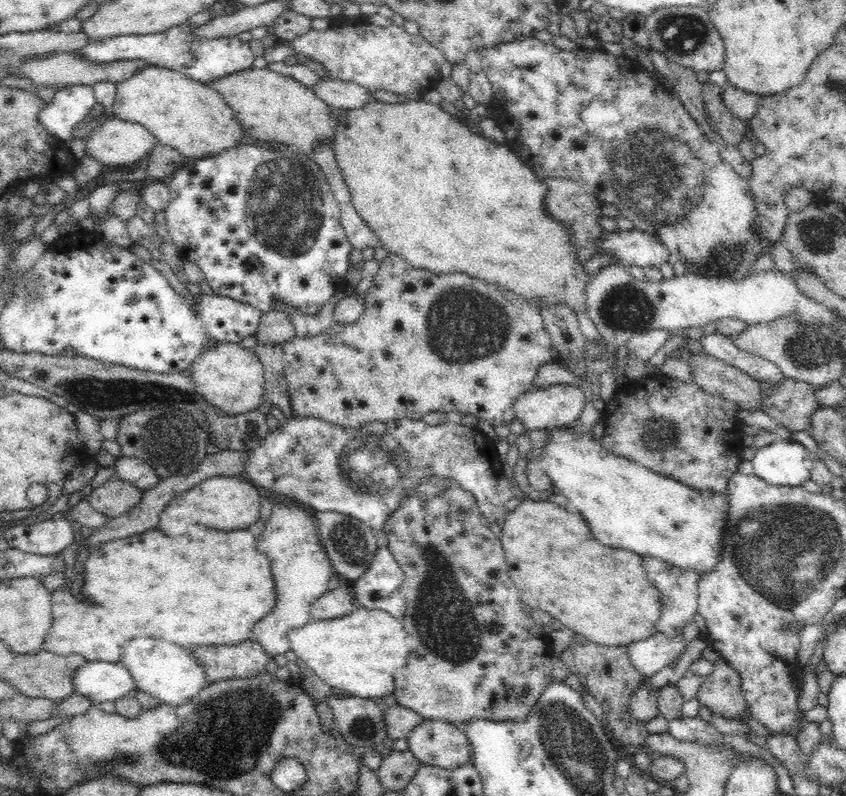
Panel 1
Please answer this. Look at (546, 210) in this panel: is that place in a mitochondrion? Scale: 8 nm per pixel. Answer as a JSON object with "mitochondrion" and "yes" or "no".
{"mitochondrion":"no"}

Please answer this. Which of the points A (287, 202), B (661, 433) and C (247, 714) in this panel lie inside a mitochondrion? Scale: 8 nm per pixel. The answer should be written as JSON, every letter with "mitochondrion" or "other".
{"A":"mitochondrion","B":"mitochondrion","C":"mitochondrion"}

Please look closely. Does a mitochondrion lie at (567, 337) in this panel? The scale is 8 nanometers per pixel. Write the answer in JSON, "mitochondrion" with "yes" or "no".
{"mitochondrion":"no"}

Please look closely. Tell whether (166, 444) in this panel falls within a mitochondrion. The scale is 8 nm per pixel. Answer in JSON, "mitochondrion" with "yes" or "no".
{"mitochondrion":"yes"}

